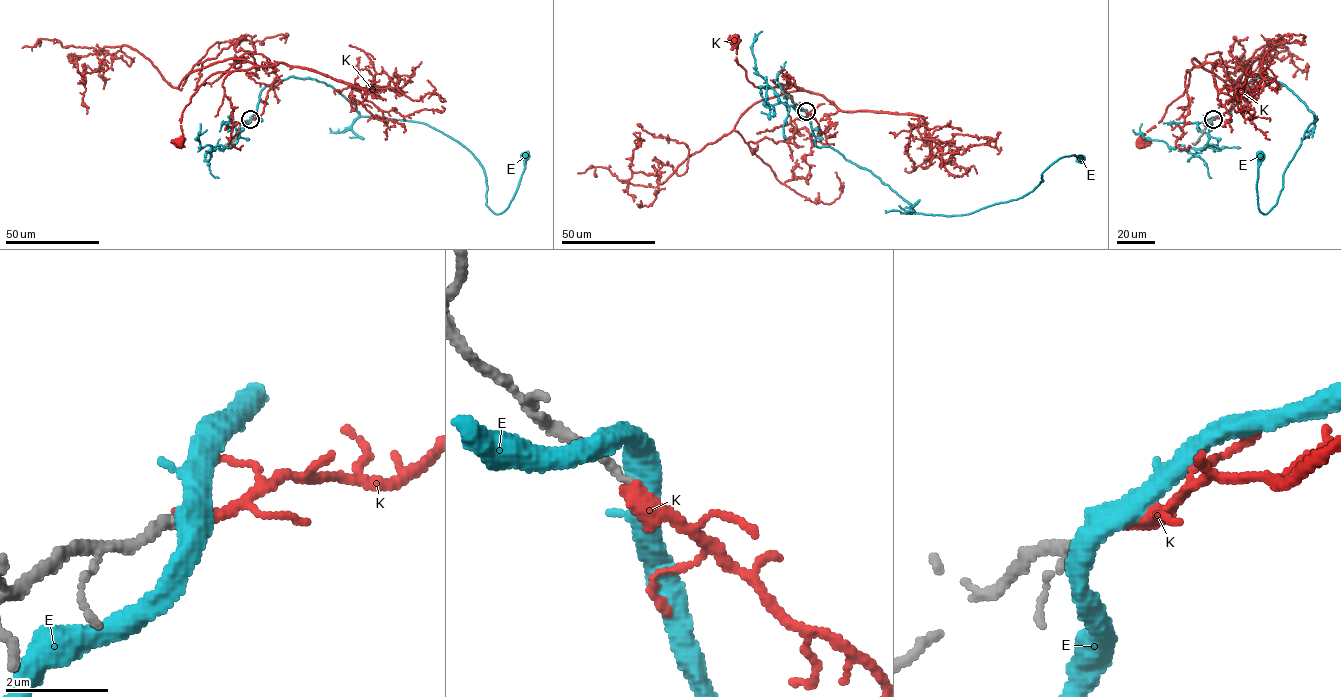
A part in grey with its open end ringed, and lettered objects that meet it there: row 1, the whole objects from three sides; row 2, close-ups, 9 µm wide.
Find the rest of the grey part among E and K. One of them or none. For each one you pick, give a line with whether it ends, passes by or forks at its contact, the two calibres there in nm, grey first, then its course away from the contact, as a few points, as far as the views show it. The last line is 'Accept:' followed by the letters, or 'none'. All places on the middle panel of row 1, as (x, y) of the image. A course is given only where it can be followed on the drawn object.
K: it ends | 170/400 nm | via (806, 111), (825, 133), (838, 109), (794, 86), (756, 87), (737, 64), (736, 40)
Accept: K

